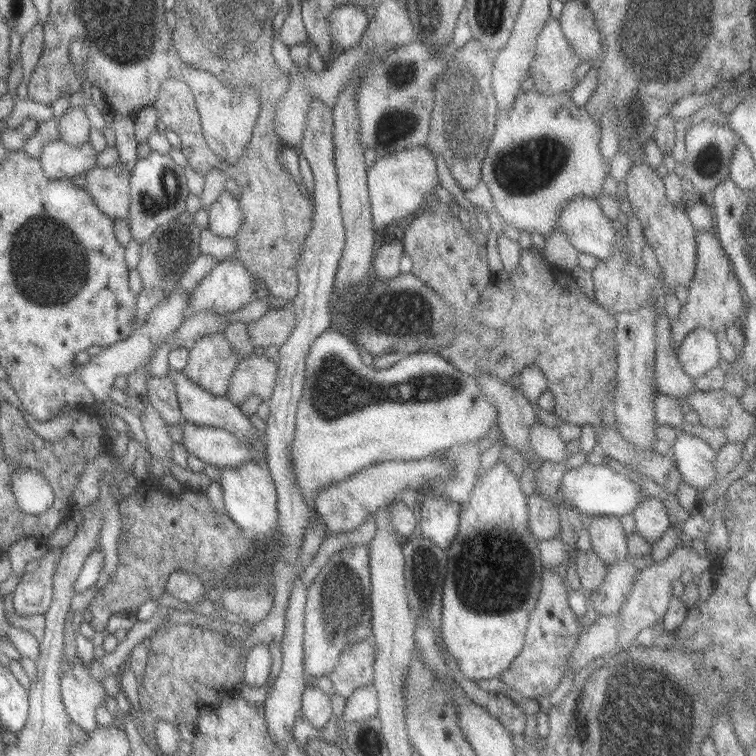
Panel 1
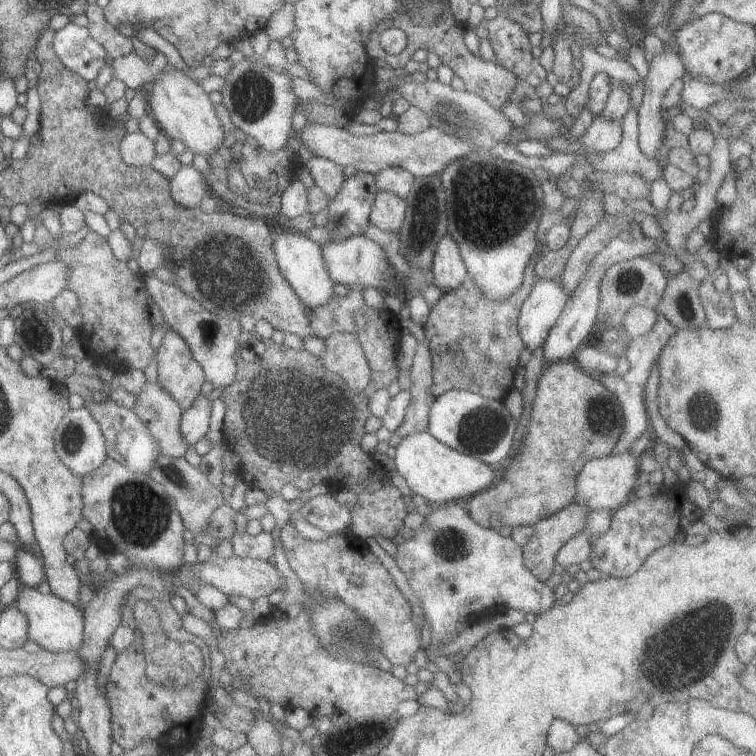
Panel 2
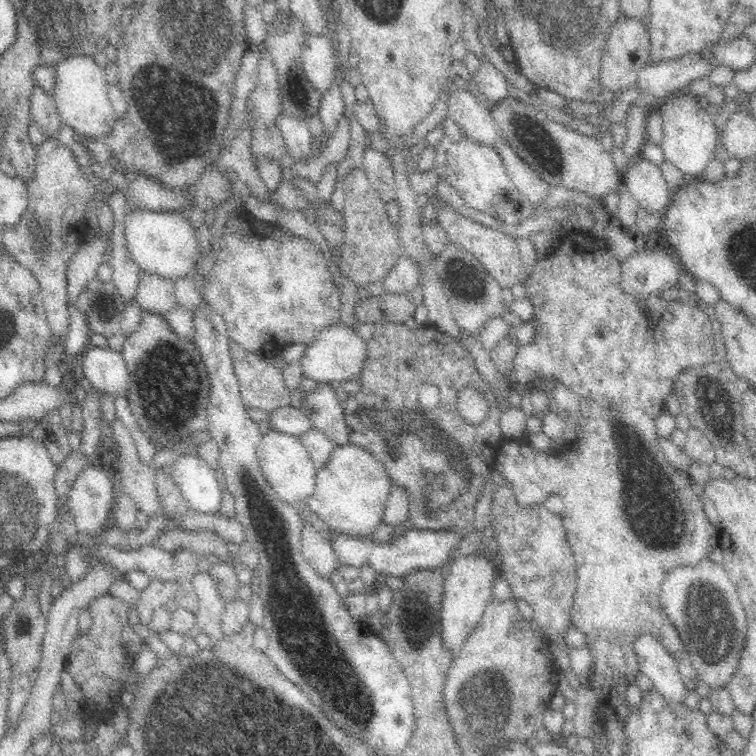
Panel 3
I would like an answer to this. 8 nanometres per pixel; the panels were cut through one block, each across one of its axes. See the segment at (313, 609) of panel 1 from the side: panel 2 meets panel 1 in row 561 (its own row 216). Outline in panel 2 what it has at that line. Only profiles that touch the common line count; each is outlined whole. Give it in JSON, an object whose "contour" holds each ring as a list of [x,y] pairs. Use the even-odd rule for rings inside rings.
{"contour":[[[357,171],[354,176],[344,180],[343,185],[339,188],[338,194],[335,194],[333,199],[328,202],[328,224],[325,226],[328,233],[330,231],[336,232],[337,236],[327,241],[338,241],[338,237],[344,235],[360,235],[367,227],[368,215],[377,190],[374,186],[372,174]]]}

